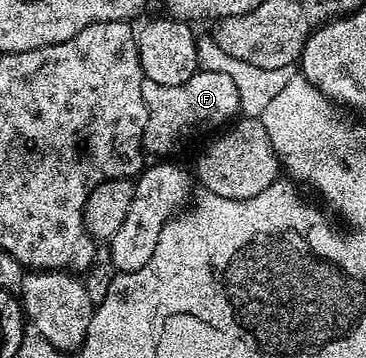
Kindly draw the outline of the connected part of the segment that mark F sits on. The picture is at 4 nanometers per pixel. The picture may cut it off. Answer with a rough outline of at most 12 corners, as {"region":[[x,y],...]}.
{"region":[[236,77],[145,78],[142,149],[169,158],[240,111]]}

